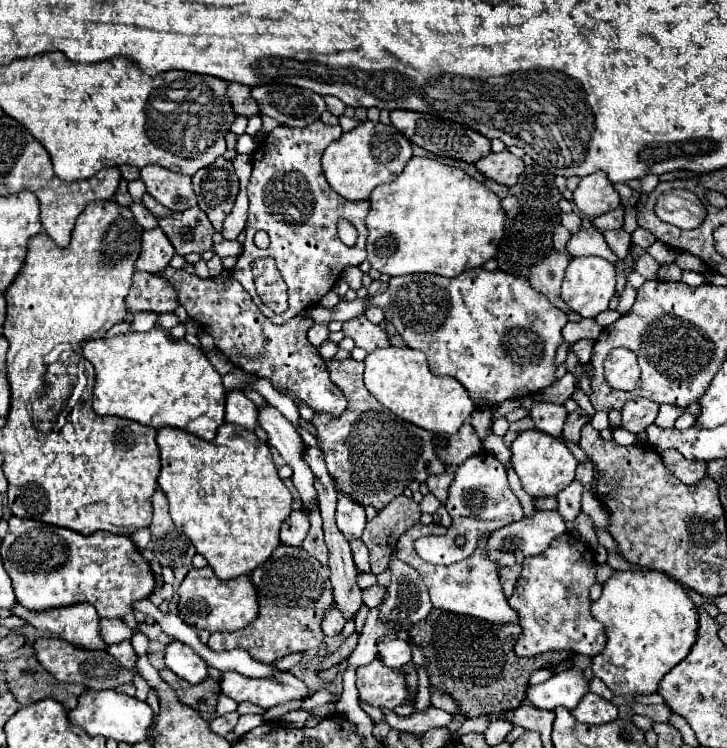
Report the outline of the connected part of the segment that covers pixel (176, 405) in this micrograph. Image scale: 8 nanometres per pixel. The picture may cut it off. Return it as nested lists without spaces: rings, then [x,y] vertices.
[[[152,328],[148,332],[140,332],[140,334],[122,334],[122,336],[116,336],[116,338],[100,338],[100,340],[88,340],[84,342],[84,358],[92,362],[94,370],[96,370],[96,386],[94,386],[94,412],[100,414],[100,416],[120,416],[120,418],[128,418],[128,420],[134,420],[134,422],[140,422],[140,424],[146,424],[146,426],[152,426],[152,428],[164,428],[164,426],[174,426],[174,428],[180,428],[180,430],[186,430],[202,440],[212,440],[216,436],[216,430],[218,426],[224,422],[224,388],[222,388],[222,376],[214,370],[214,366],[208,362],[208,358],[204,356],[204,352],[192,344],[188,344],[186,340],[174,340],[168,330],[162,330],[162,328]]]

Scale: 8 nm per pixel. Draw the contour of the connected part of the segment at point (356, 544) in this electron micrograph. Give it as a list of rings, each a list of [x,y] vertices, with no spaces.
[[[354,540],[354,542],[350,542],[350,548],[352,548],[352,556],[354,556],[356,568],[360,568],[360,572],[370,572],[368,548],[364,546],[364,542],[362,540]]]

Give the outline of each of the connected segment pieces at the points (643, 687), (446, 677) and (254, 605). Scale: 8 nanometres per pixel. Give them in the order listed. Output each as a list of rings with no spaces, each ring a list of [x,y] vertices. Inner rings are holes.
[[[654,570],[612,572],[602,586],[602,596],[592,602],[592,616],[604,624],[608,638],[604,652],[592,660],[592,672],[614,692],[614,696],[632,698],[634,694],[654,694],[666,672],[688,656],[698,636],[698,612],[692,598],[670,576]]]
[[[434,608],[426,620],[410,628],[412,642],[422,648],[424,660],[428,662],[430,684],[456,698],[460,708],[464,708],[464,714],[470,718],[488,712],[516,710],[526,698],[532,672],[550,666],[544,654],[536,658],[518,658],[514,654],[518,634],[520,626],[516,622],[492,624],[438,608]]]
[[[210,566],[206,568],[192,568],[188,572],[188,576],[184,578],[184,582],[180,584],[178,588],[178,596],[180,596],[180,602],[178,602],[178,612],[180,612],[180,618],[188,624],[188,626],[194,626],[194,628],[204,628],[204,630],[210,630],[210,632],[232,632],[232,630],[242,630],[246,628],[248,624],[252,624],[256,618],[258,618],[258,600],[256,600],[256,588],[254,584],[250,582],[250,576],[236,576],[236,578],[230,578],[230,580],[220,580],[214,570]]]

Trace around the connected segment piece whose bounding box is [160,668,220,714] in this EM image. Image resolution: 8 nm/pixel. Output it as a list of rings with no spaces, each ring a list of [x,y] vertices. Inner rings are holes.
[[[162,668],[160,678],[176,690],[180,702],[192,706],[200,714],[214,714],[216,712],[216,704],[218,704],[218,696],[220,696],[220,684],[214,678],[208,676],[200,684],[190,684],[186,680],[182,680],[180,676],[176,676],[170,668]]]

